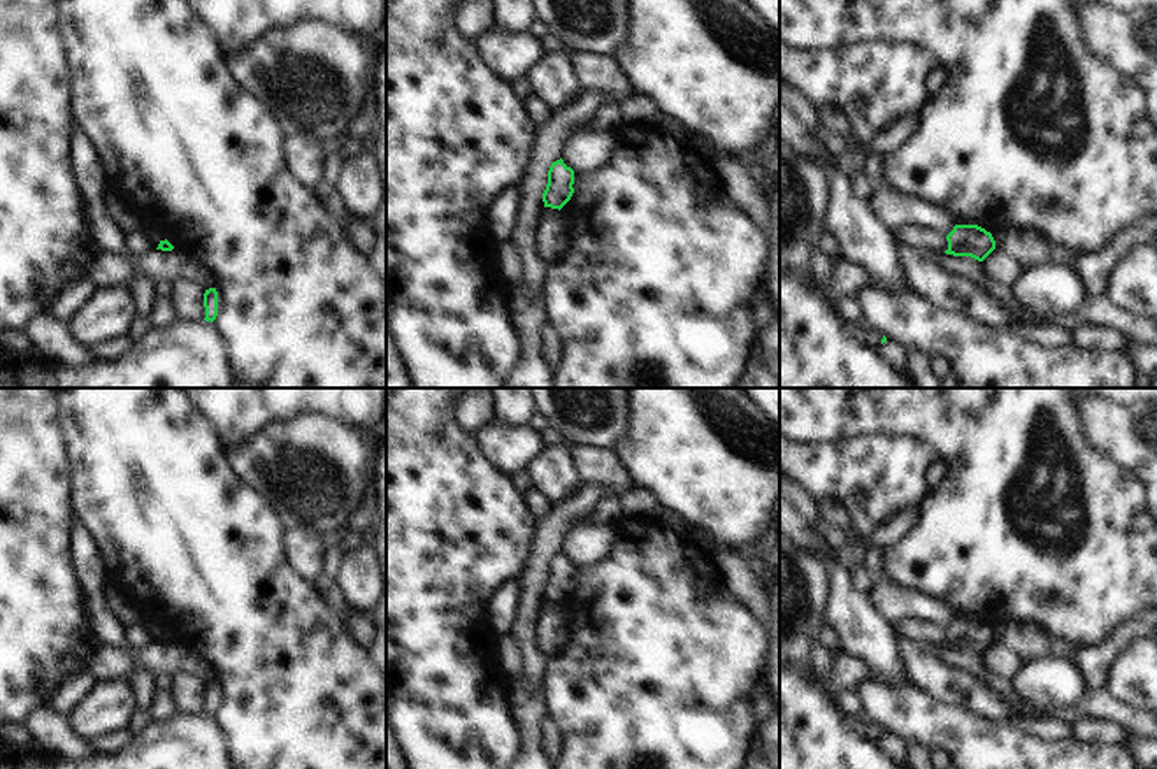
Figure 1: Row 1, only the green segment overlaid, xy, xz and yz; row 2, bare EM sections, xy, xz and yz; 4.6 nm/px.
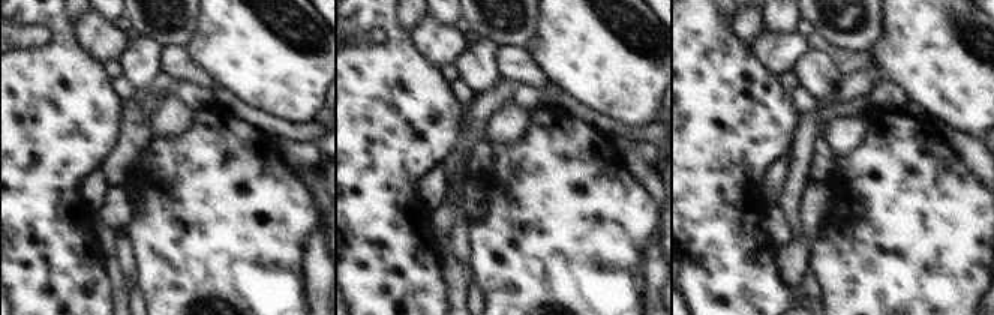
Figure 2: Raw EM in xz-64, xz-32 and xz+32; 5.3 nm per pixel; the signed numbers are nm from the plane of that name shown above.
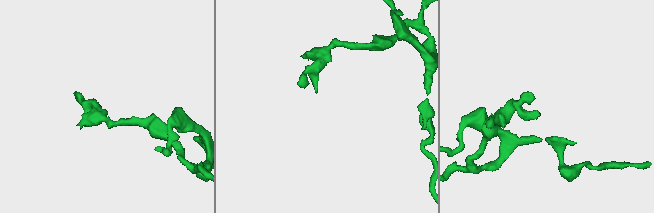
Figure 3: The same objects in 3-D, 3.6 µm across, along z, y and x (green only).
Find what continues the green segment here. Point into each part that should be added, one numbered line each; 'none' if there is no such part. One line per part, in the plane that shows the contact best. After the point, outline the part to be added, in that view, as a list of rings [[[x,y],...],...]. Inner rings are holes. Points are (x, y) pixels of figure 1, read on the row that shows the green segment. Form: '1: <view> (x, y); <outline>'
1: yz (894, 353); [[[887,339],[883,344],[878,346],[876,351],[897,370],[909,374],[908,349],[902,344]]]

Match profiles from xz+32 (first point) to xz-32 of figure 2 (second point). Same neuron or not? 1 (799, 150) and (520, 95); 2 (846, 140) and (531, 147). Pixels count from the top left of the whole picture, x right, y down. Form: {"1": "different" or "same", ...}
{"1": "different", "2": "different"}

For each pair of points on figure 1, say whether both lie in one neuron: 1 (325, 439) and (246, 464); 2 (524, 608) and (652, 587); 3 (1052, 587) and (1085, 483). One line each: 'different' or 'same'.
1: same
2: different
3: same

